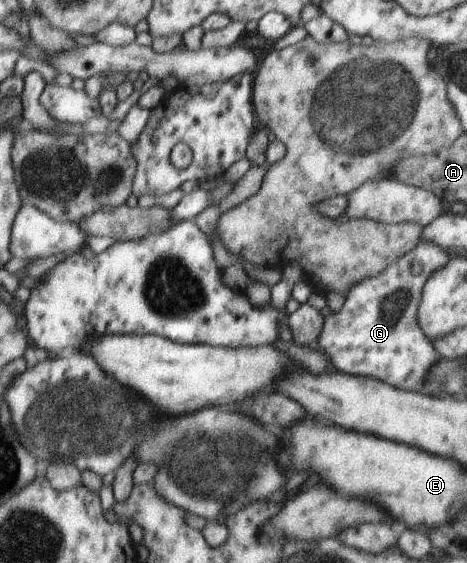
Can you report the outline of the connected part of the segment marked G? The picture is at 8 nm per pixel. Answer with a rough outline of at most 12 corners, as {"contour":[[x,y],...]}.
{"contour":[[420,241],[355,285],[318,340],[335,369],[419,391],[442,357],[418,323],[450,264]]}

